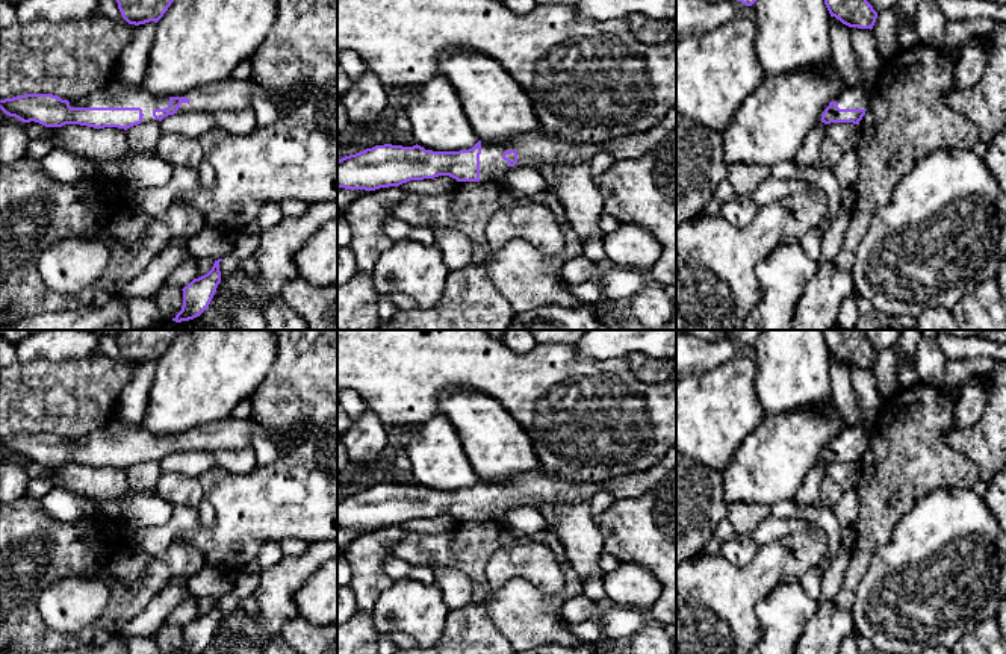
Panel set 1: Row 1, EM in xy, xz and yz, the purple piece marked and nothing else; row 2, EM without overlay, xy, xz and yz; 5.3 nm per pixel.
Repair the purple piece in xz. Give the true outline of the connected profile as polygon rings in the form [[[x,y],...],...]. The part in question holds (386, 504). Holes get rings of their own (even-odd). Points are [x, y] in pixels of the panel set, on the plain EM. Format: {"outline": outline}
{"outline": [[[676,445],[652,468],[644,472],[625,474],[608,480],[576,483],[560,480],[536,472],[520,478],[504,478],[499,483],[478,480],[469,489],[433,490],[421,484],[375,484],[360,492],[337,500],[337,527],[375,530],[380,527],[399,525],[410,519],[449,515],[457,521],[501,521],[514,507],[534,507],[537,504],[579,503],[590,500],[601,490],[608,490],[616,500],[628,500],[646,495],[669,471],[676,468]]]}

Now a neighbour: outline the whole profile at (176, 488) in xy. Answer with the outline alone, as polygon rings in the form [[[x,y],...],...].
[[[163,471],[154,489],[156,495],[171,506],[182,504],[194,507],[204,498],[198,477],[174,471]]]

